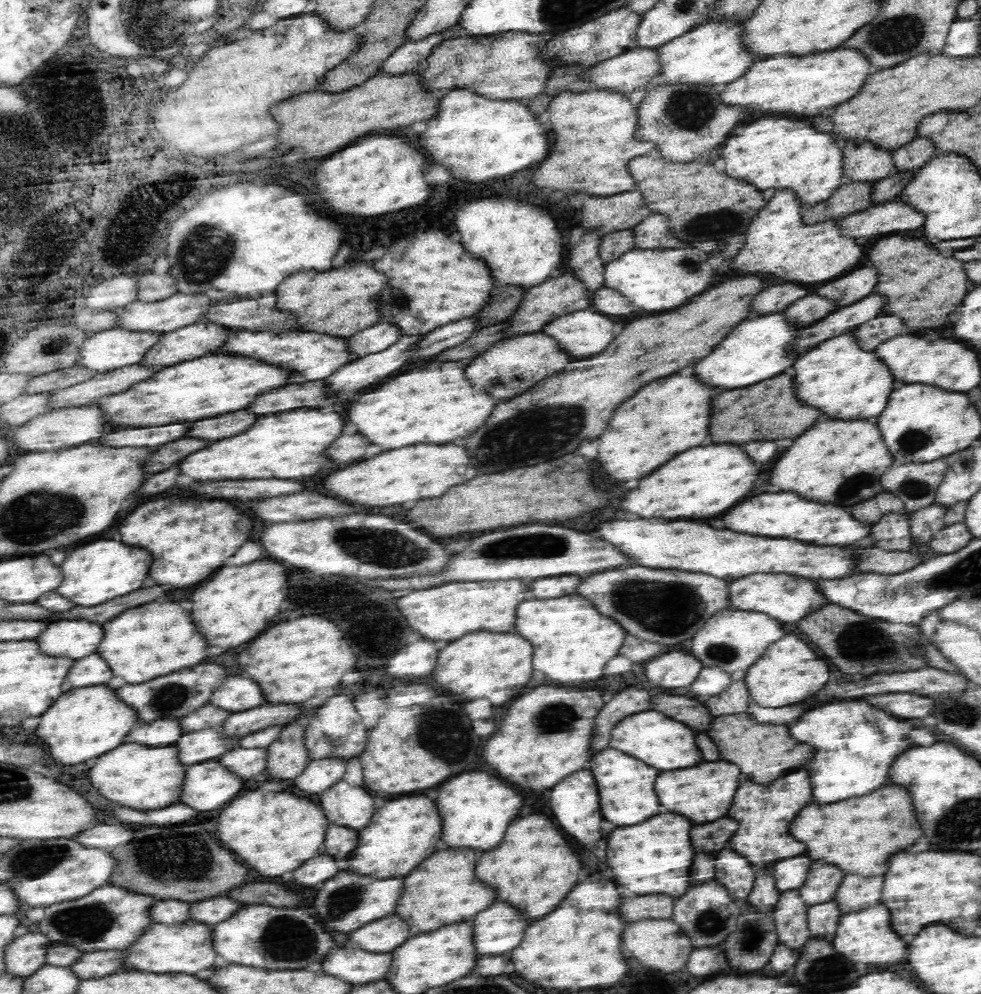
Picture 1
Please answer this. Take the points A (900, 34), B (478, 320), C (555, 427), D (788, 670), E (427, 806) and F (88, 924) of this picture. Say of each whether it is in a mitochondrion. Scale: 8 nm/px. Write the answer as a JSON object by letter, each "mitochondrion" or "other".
{"A":"mitochondrion","B":"other","C":"mitochondrion","D":"other","E":"other","F":"mitochondrion"}

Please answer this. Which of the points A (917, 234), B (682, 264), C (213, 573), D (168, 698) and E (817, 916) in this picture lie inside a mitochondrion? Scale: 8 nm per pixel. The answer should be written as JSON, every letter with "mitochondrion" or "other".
{"A":"other","B":"mitochondrion","C":"other","D":"mitochondrion","E":"other"}

